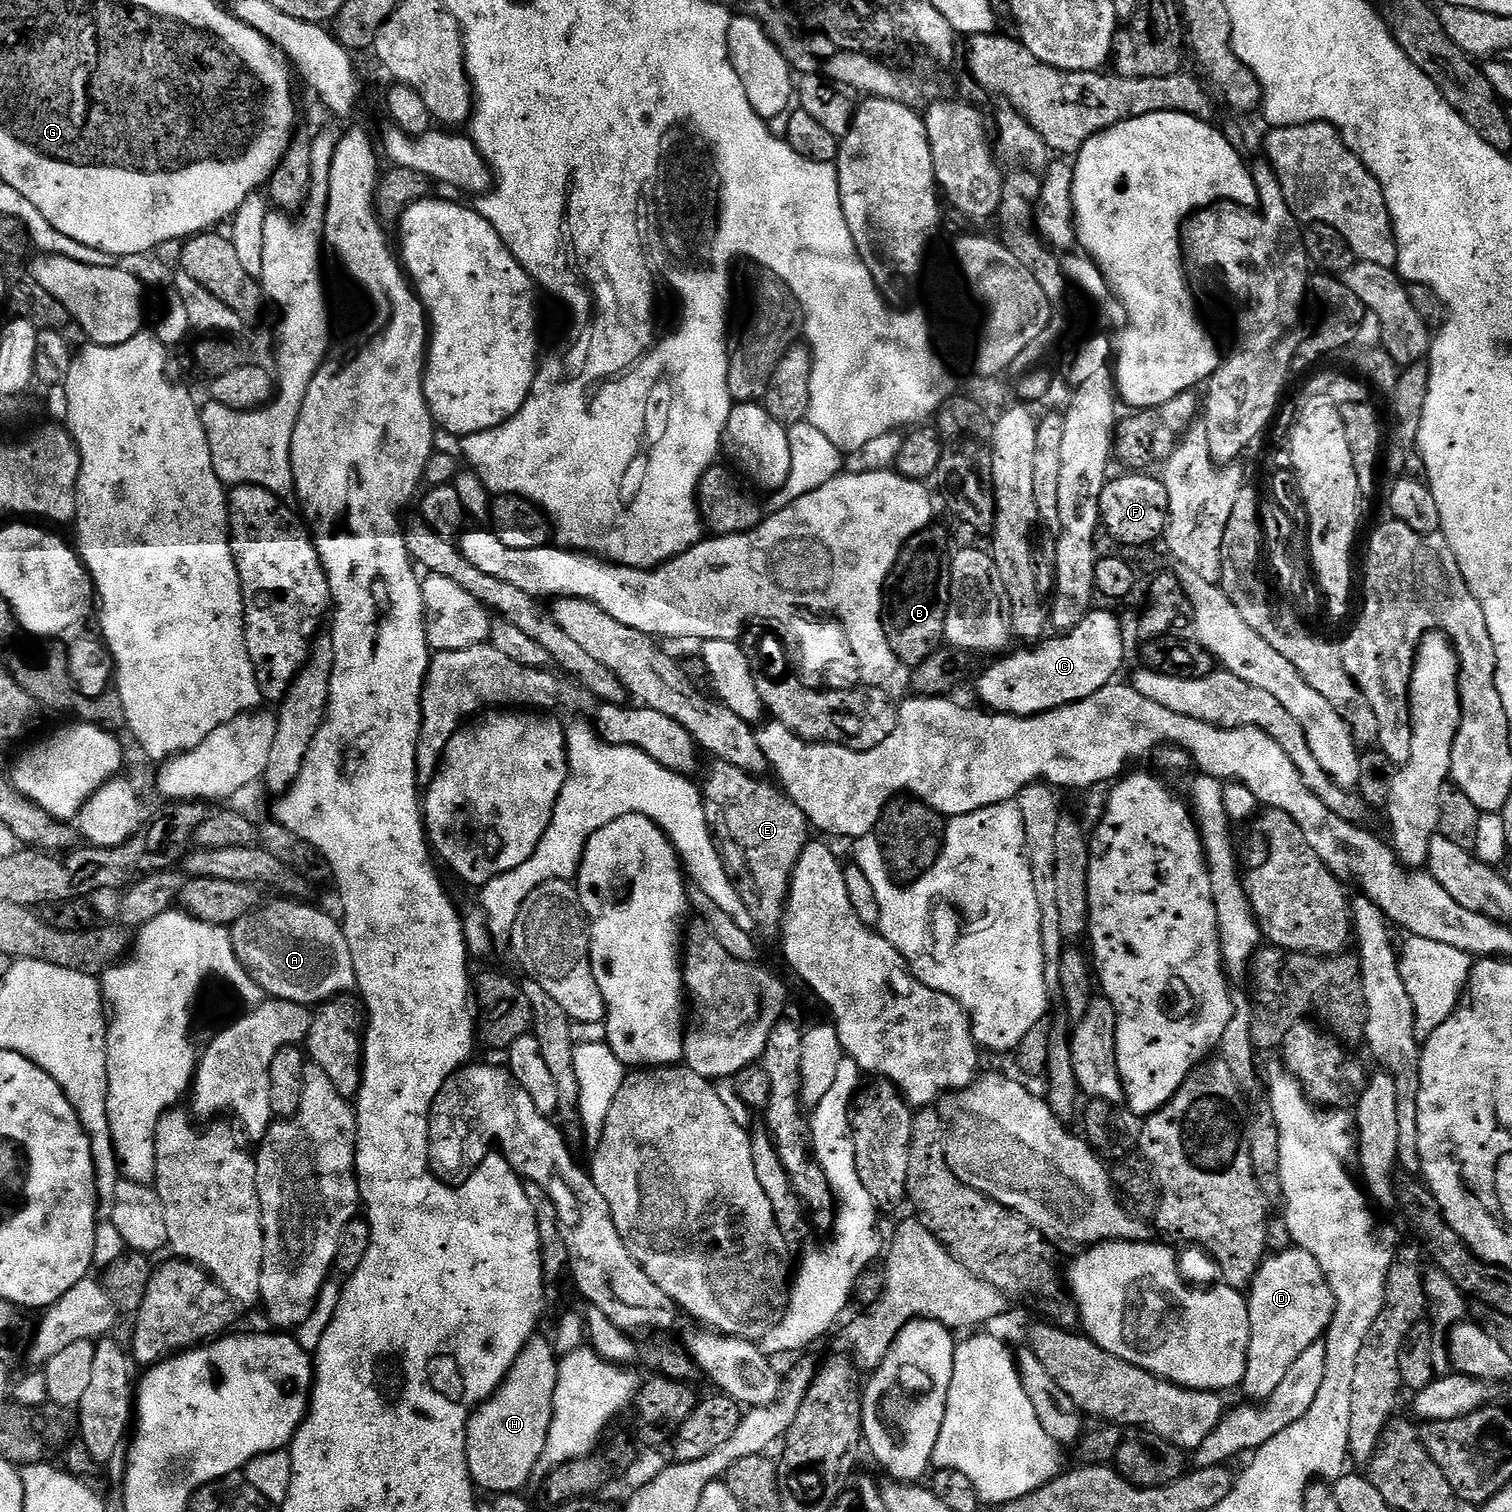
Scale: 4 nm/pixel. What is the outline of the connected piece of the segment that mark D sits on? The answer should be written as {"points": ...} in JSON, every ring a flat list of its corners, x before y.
{"points":[[1295,1246,1288,1248,1285,1252,1276,1255,1269,1255,1261,1264,1256,1276,1252,1280,1251,1288,1247,1289,1246,1299,1248,1301,1248,1313,1250,1314,1250,1346,1248,1347,1248,1357,1246,1358,1246,1374,1244,1375,1244,1383,1242,1392,1249,1396,1249,1401,1266,1402,1278,1390,1278,1386,1282,1386,1282,1382,1286,1378,1286,1370,1290,1370,1290,1366,1294,1366,1294,1362,1298,1362,1298,1358,1302,1358,1302,1354,1311,1344,1317,1343,1327,1333,1329,1326,1332,1325,1332,1315,1336,1313,1336,1299,1328,1285,1328,1279,1322,1274,1322,1266,1318,1266,1318,1262,1310,1254,1306,1254,1306,1250]]}

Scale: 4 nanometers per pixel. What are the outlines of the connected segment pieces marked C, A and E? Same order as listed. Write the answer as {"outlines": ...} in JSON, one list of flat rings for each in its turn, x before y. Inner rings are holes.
{"outlines":[[[1092,610,1072,629,1053,636,1053,640,1041,639,1035,647,1024,646,1021,652,1009,651,993,659,996,661,976,684,985,709,1010,716,1036,716,1090,698,1117,679,1116,671,1124,664,1124,632,1114,613]],[[276,898,273,904,265,903,263,906,256,909,256,911,246,914,236,924,231,925,230,931,232,933,232,949,237,958,240,959,240,964,245,968,248,975,252,977,252,983,257,989,261,988,264,994,278,1000,289,1000,290,1002,298,1002,305,1006,316,1006,325,1000,332,999,333,996,341,994,348,994,356,988,356,975,354,974,354,958,350,958,350,946,344,937,344,929,341,921,336,920,332,916,327,916,324,912,319,912,316,908,311,908,308,904,300,904,304,902,297,902,292,898]],[[716,760,713,765,708,772,708,781,702,784,703,799,720,811,729,838,740,847,740,852,748,863,748,872,752,875,752,884,756,887,757,898,760,899,760,909,757,907,754,912,757,929,761,933,764,931,768,936,774,935,775,932,777,935,784,922,784,907,788,905,788,885,792,883,792,872,802,850,810,843,810,825,800,807,784,795,775,783,767,784,764,778,757,778,753,773,721,760]]]}

